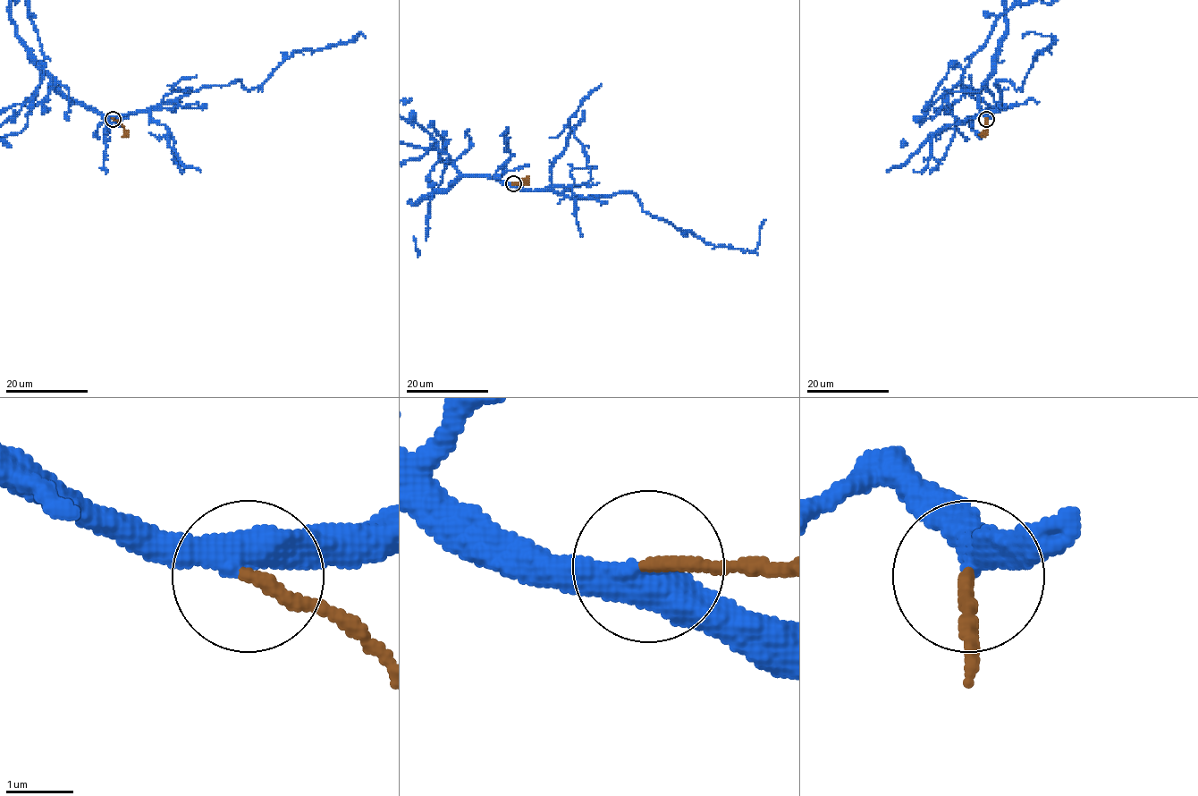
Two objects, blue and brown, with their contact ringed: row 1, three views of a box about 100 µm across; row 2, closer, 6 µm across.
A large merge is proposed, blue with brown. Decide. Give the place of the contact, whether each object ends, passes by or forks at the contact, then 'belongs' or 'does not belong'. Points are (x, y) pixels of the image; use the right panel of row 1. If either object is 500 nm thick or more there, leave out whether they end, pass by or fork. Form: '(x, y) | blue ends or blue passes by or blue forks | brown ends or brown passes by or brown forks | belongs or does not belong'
(986, 119) | blue passes by | brown ends | belongs

